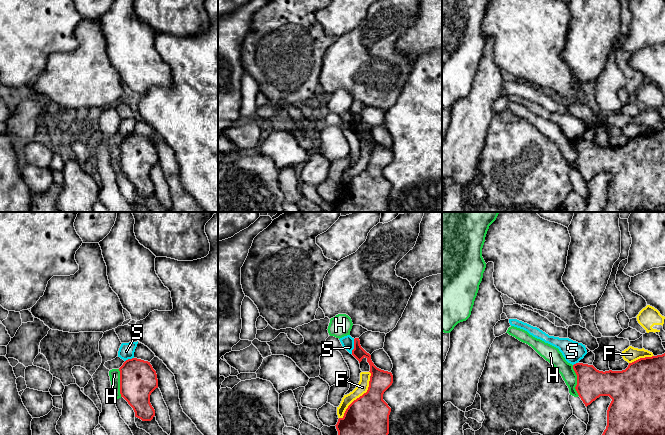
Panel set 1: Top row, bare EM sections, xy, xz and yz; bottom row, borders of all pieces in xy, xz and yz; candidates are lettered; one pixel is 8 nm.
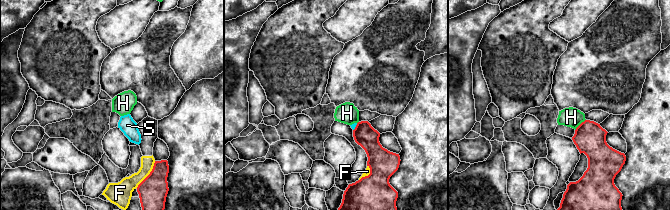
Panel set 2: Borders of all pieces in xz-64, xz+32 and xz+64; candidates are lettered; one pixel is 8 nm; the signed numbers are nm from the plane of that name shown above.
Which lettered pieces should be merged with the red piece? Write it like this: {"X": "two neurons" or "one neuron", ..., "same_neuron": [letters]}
{"F": "two neurons", "H": "two neurons", "S": "two neurons", "same_neuron": []}

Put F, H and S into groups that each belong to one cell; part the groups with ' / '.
F / H / S

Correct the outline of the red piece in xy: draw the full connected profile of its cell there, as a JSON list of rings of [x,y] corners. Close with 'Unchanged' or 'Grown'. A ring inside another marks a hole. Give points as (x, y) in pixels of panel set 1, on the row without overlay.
[[[137,134],[126,136],[119,147],[121,173],[133,184],[135,193],[151,197],[155,186],[150,179],[150,171],[158,164],[156,147],[150,138]]]. Unchanged

